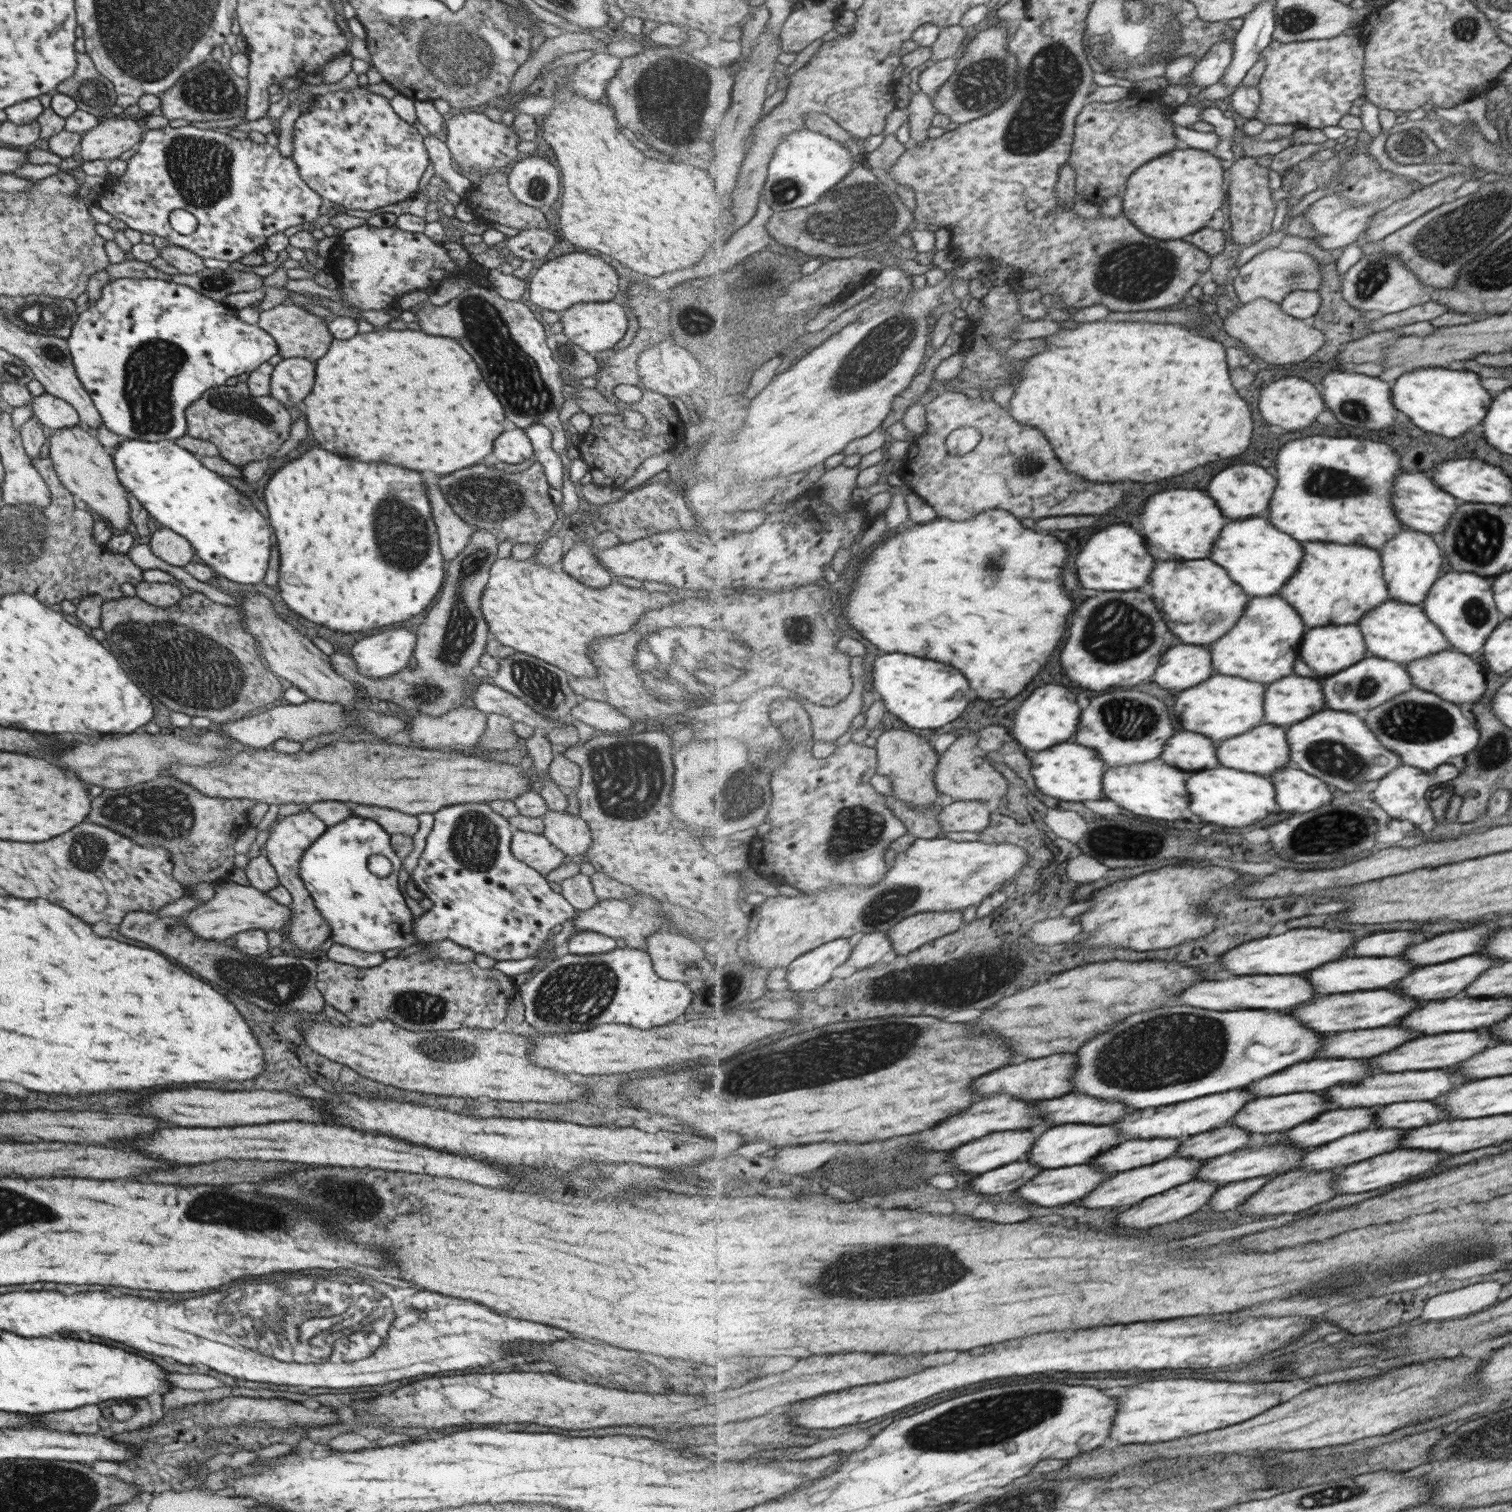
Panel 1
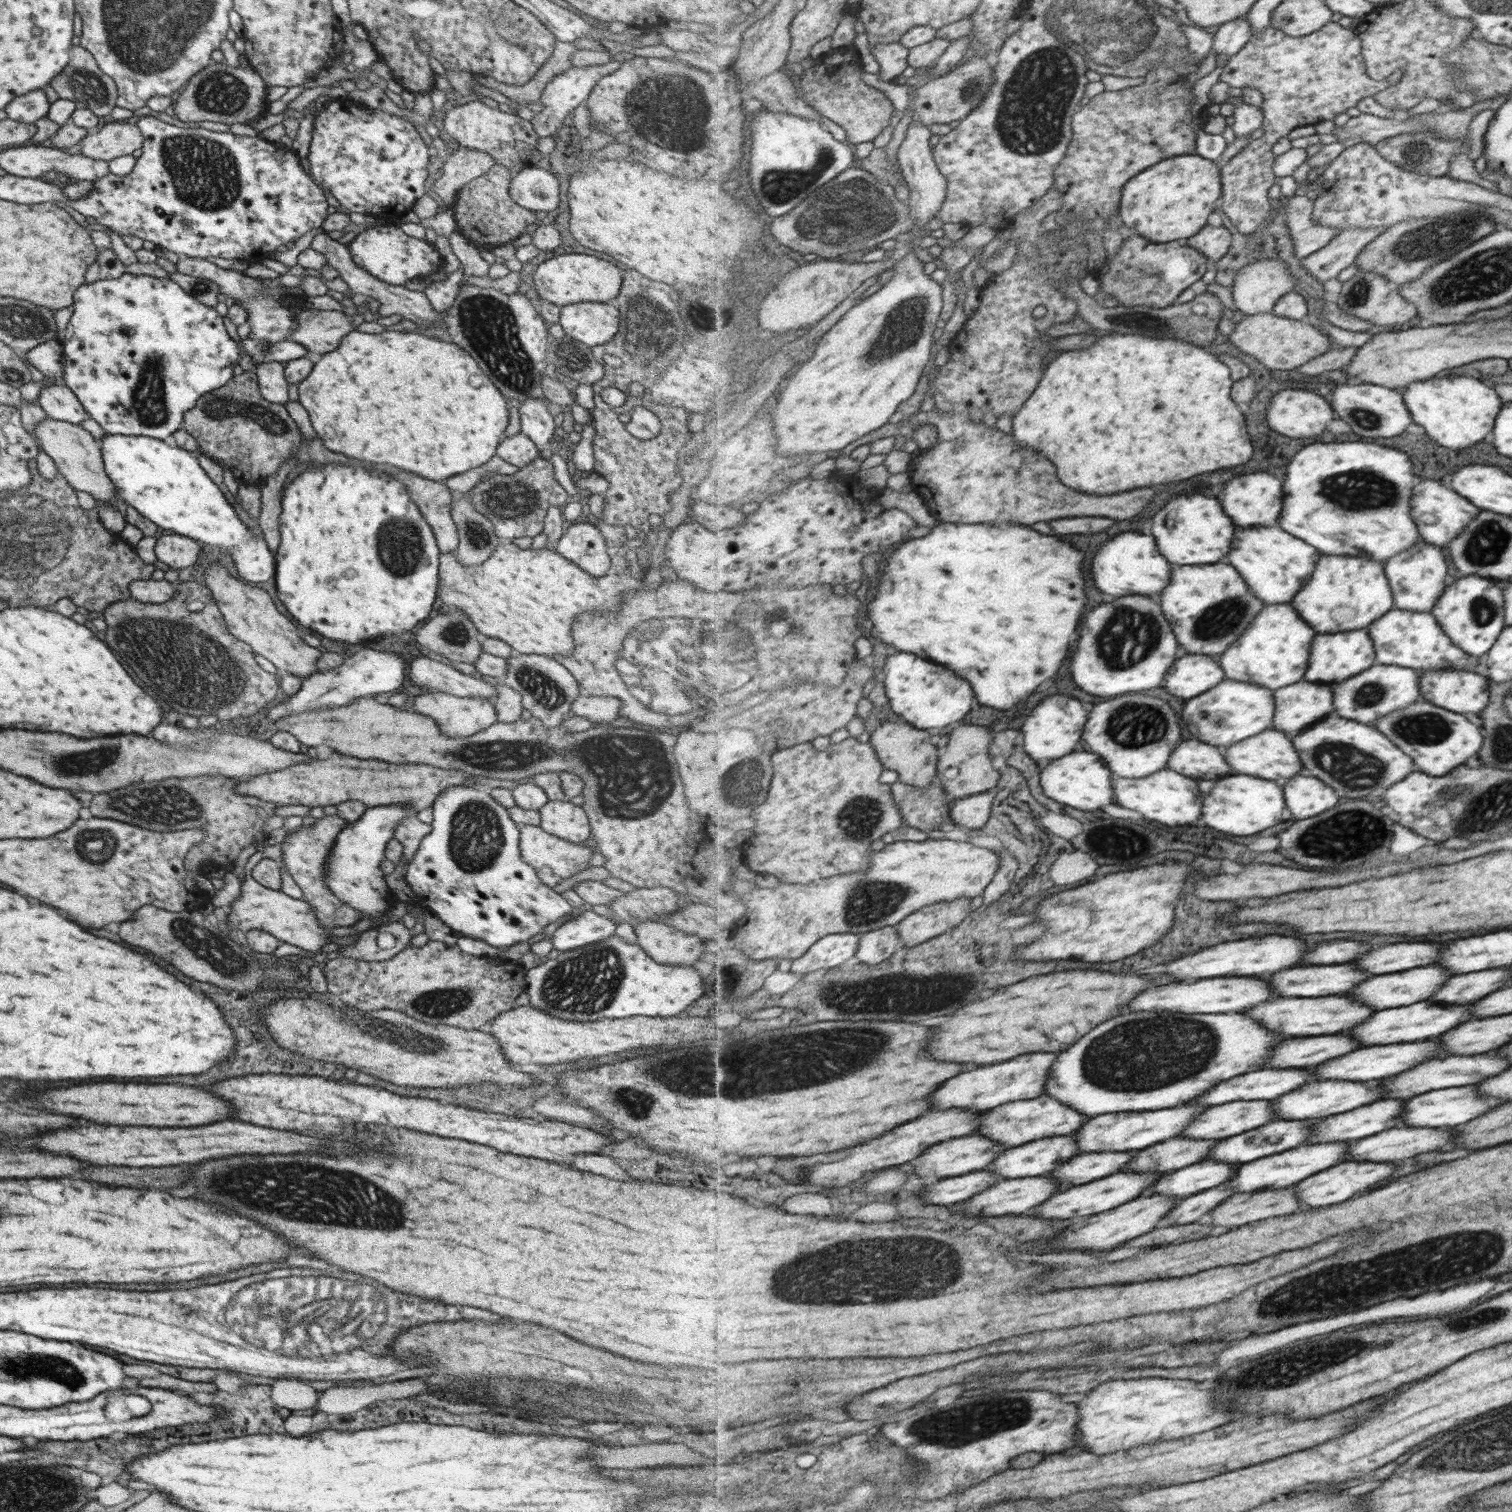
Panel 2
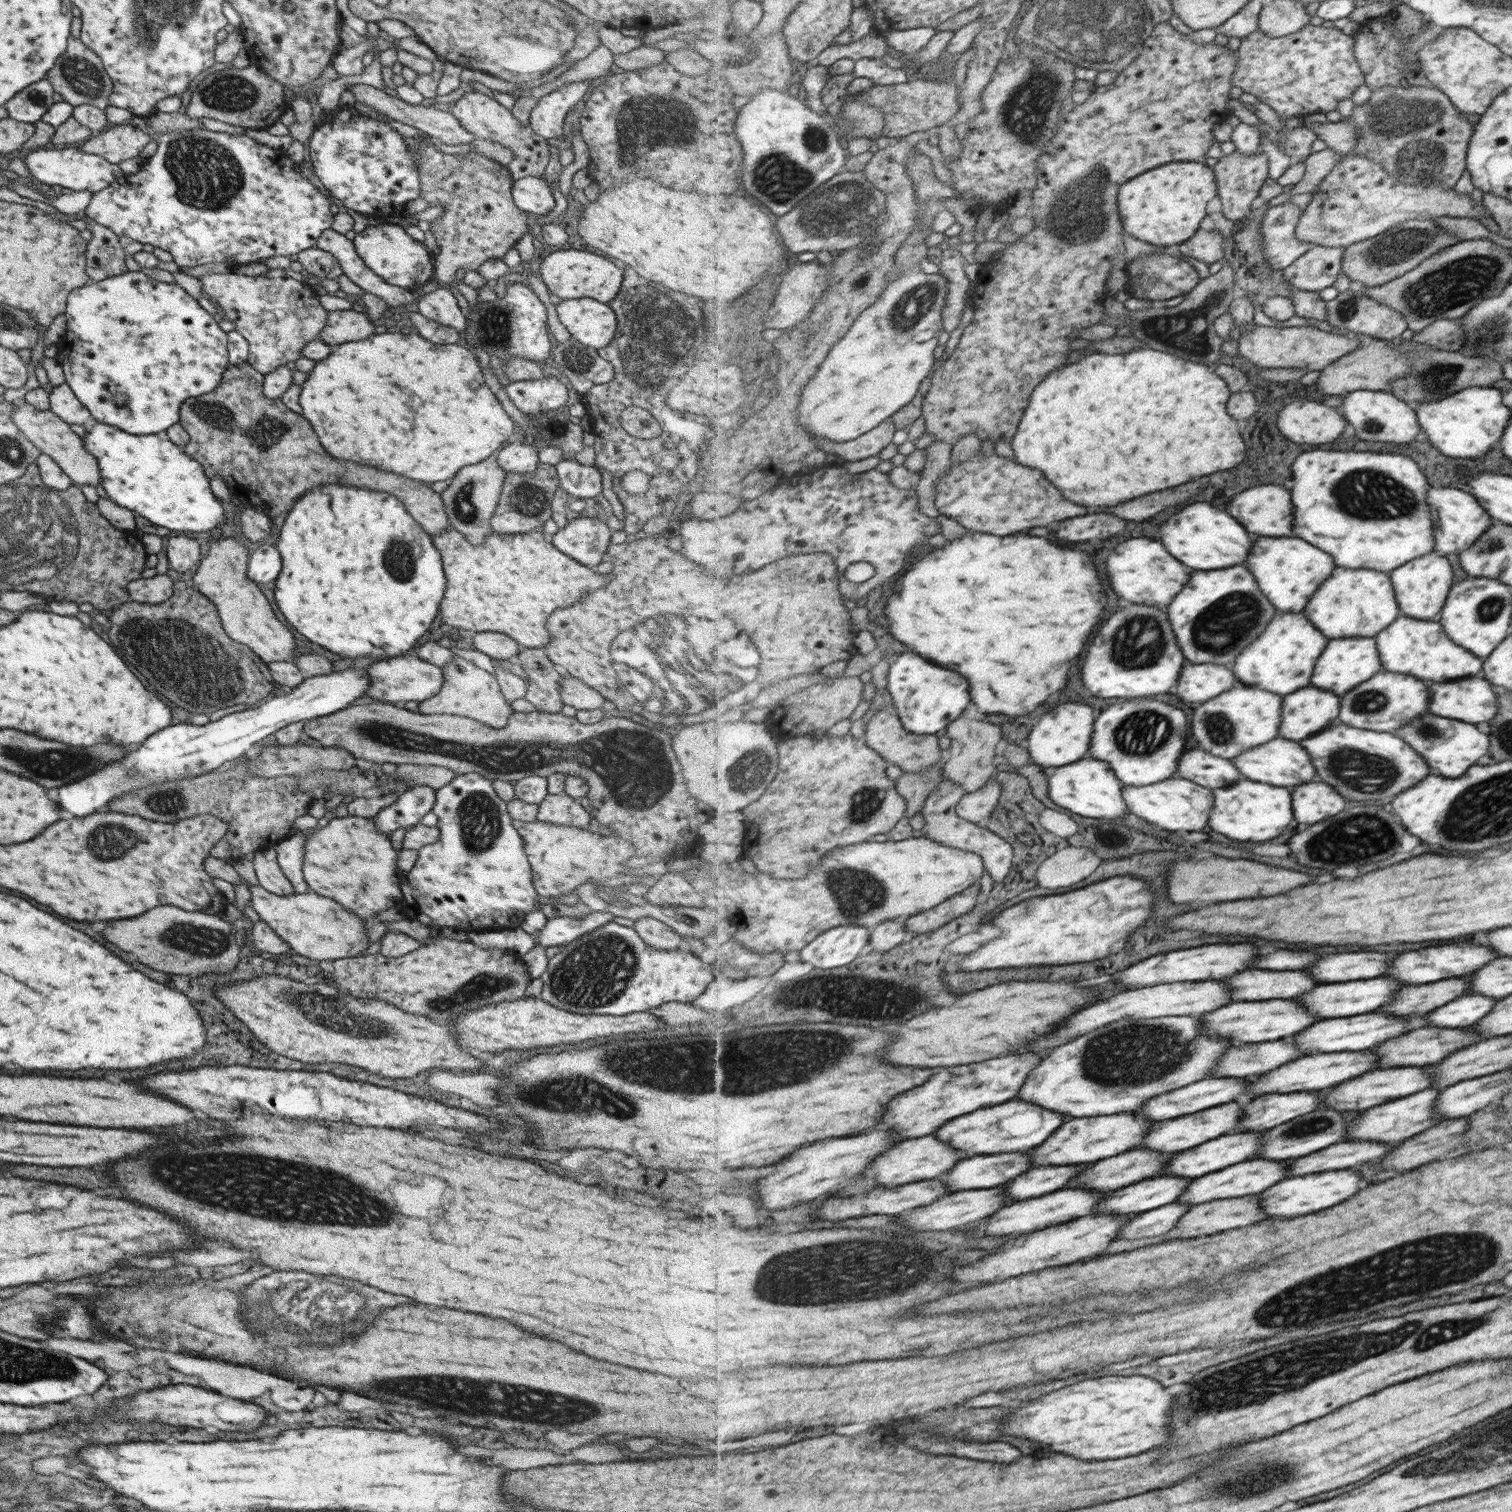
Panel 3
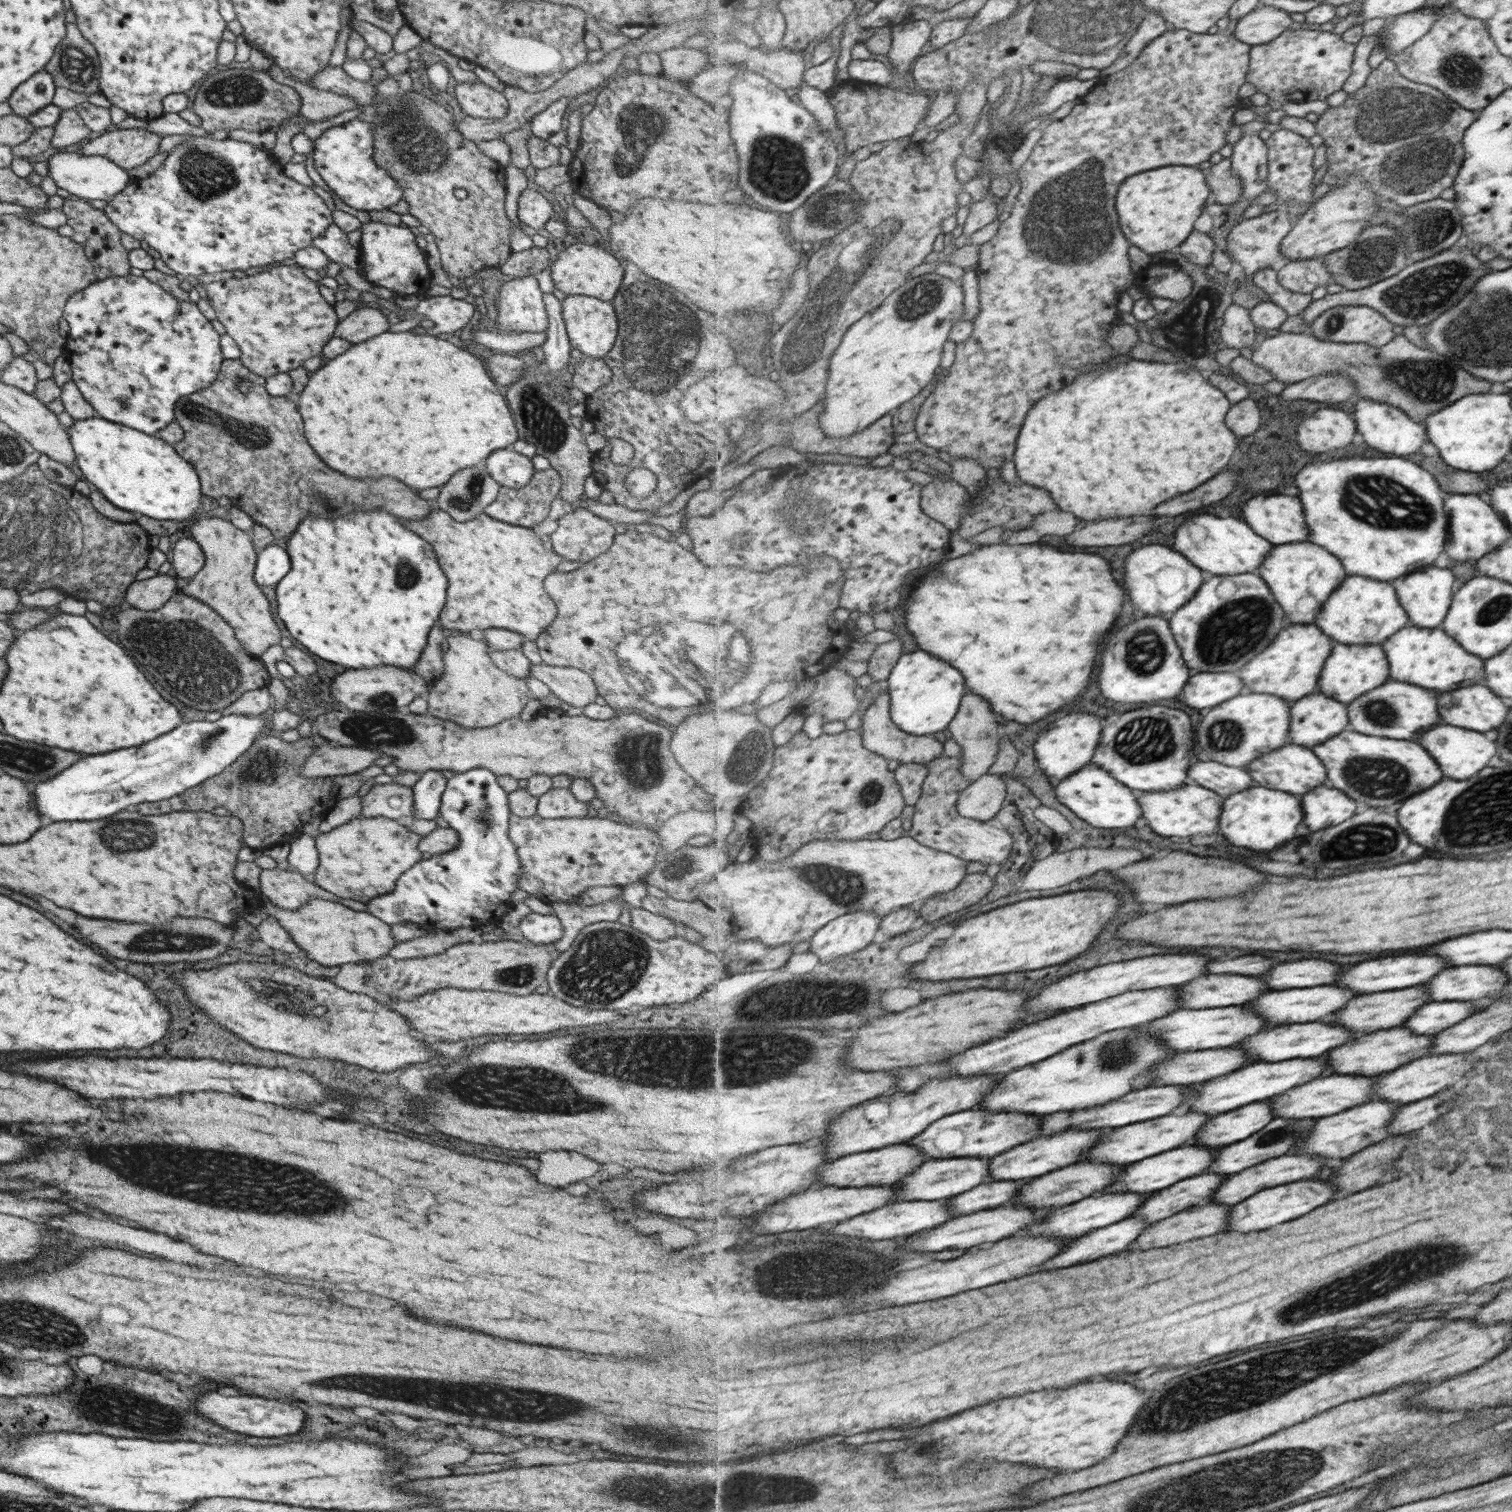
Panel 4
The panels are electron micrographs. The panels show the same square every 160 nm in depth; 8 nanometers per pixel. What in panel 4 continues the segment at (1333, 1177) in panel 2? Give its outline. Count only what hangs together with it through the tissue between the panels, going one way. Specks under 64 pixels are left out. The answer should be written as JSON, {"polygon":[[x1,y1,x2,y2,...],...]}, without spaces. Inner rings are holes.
{"polygon":[[1312,1178,1261,1189,1230,1210,1228,1228,1229,1230,1235,1230,1235,1232,1267,1230,1267,1228,1273,1228,1277,1224,1283,1224,1283,1222,1295,1220,1299,1216,1305,1216,1307,1212,1313,1212,1315,1208,1327,1204,1329,1200,1335,1200,1335,1193,1336,1188,1328,1180]]}

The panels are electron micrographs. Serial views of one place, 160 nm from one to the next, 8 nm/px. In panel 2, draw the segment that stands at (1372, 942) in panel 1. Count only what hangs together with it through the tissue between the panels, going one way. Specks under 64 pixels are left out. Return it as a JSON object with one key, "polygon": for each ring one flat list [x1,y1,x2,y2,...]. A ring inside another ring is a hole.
{"polygon":[[1337,942,1337,944,1323,944,1315,950,1309,950,1303,956,1305,964,1345,964,1359,954,1369,952,1371,946,1361,942]]}

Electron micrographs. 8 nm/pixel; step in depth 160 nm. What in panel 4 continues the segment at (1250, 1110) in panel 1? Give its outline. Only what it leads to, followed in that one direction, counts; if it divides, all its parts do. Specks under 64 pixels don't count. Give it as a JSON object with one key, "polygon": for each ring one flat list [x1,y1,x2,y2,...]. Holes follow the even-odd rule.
{"polygon":[[1176,1112,1161,1118,1128,1124,1125,1128,1109,1130,1109,1134,1093,1148,1089,1154,1091,1162,1111,1162,1111,1164,1133,1164,1139,1160,1163,1154,1168,1150,1191,1144,1197,1133,1210,1121,1213,1115,1205,1113]]}

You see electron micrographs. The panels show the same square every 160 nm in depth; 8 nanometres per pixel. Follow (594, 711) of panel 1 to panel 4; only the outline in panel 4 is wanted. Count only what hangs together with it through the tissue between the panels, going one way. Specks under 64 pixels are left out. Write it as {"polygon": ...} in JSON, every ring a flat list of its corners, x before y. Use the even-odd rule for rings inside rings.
{"polygon":[[541,663,530,665,529,676,548,686,550,694,571,706,583,708,595,702,595,685,591,677,582,670,571,667,554,667]]}

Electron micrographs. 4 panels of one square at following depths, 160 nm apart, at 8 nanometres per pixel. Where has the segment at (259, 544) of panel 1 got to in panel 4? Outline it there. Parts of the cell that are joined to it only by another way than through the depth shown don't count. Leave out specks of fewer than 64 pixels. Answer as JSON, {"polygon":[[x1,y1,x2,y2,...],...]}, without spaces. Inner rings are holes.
{"polygon":[[99,416,73,419,66,433,74,452,74,466,77,466,87,484,95,486,94,490,99,491,112,506,155,520,174,520,177,523,195,520,195,512,201,506,199,479,192,466,179,458,172,445],[267,544,256,554,253,580,258,586,276,586,289,568,286,550,277,545]]}

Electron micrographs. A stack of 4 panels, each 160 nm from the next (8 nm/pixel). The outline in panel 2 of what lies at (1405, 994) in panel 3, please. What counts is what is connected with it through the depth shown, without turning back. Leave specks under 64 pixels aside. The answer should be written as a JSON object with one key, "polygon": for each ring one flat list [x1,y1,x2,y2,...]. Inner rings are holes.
{"polygon":[[1503,968,1497,970,1483,970,1473,974,1459,974,1453,976,1441,986,1439,992,1433,992,1433,1002,1447,1002,1447,1004,1463,1004,1463,1002,1477,1002,1486,994,1502,989,1509,985,1511,975]]}

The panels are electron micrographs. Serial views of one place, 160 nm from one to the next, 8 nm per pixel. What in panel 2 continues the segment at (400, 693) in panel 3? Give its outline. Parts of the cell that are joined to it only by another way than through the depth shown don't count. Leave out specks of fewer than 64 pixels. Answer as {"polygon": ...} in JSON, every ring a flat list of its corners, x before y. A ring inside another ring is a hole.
{"polygon":[[419,655,409,662,407,680,415,686,436,690,437,693,452,694,456,697,496,698,492,682,484,677,461,674,439,661]]}

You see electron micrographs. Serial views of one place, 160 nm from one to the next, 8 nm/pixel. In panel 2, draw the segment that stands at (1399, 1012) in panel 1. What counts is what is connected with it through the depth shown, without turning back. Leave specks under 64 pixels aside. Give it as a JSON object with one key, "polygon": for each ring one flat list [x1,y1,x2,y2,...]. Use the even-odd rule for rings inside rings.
{"polygon":[[1323,996,1323,998,1273,998,1271,1002,1261,1002,1259,1006,1247,1009,1247,1014,1255,1018,1257,1022,1267,1026,1273,1032,1291,1036,1325,1036,1325,1034,1337,1034,1343,1030,1349,1030,1357,1026,1359,1022,1367,1020,1371,1014,1375,1014,1373,1008,1353,1002,1345,996]]}

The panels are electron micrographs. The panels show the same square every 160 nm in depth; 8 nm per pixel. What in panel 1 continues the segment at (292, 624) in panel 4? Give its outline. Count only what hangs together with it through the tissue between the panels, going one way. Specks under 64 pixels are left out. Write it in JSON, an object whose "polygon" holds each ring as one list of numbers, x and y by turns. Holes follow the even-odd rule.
{"polygon":[[309,445,308,448,311,450,306,450,299,457,279,467,265,484,265,492,263,492,265,506,269,510,269,522,273,528,272,535,277,538,277,548,279,548,279,576,276,586,279,587,279,596,285,606,309,622,315,622,315,624,321,624,325,628,339,630,339,632,363,632,369,628,399,624,423,612,423,608,439,592,444,573,442,555,438,547,437,528,431,518,429,500,427,500,426,489,423,488,424,483,421,482,421,474,399,468,399,466,389,466,389,464,375,464,375,462,361,464,361,462,353,462,351,458,333,456,321,448]]}

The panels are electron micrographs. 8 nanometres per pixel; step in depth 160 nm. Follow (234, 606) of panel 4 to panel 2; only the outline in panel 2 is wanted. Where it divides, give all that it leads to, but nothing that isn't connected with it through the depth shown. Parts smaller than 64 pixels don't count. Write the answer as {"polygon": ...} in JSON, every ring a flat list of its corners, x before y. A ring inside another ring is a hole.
{"polygon":[[221,560,211,563,211,566,205,570,203,580,216,602,227,631,237,641,249,645,252,652,269,660,278,671,285,671,303,679,318,671,315,661,321,653,315,647,303,643,303,640,297,636,297,628,277,611,266,591,256,587,255,584,249,585,231,576,229,570,221,564]]}

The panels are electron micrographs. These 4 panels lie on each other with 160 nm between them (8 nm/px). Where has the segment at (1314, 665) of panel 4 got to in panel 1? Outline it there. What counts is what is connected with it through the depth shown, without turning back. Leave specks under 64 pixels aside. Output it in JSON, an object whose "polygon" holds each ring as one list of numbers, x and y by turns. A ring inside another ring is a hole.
{"polygon":[[1281,596,1277,598,1253,598,1248,602,1249,610,1245,610,1245,618,1229,632,1229,636,1221,638,1213,644,1213,666,1219,674,1249,678,1261,684,1273,684,1285,676,1291,676,1295,670,1295,660,1299,652,1299,644,1305,634,1303,618,1297,614,1293,606,1289,606]]}

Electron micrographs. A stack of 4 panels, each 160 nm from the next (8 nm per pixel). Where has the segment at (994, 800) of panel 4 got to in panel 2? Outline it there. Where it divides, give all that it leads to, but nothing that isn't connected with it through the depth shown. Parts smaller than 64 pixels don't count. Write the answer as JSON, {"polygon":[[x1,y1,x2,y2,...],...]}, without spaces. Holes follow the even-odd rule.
{"polygon":[[997,789,954,800,951,814,955,825,967,828,983,828,991,818,991,806,998,793]]}

